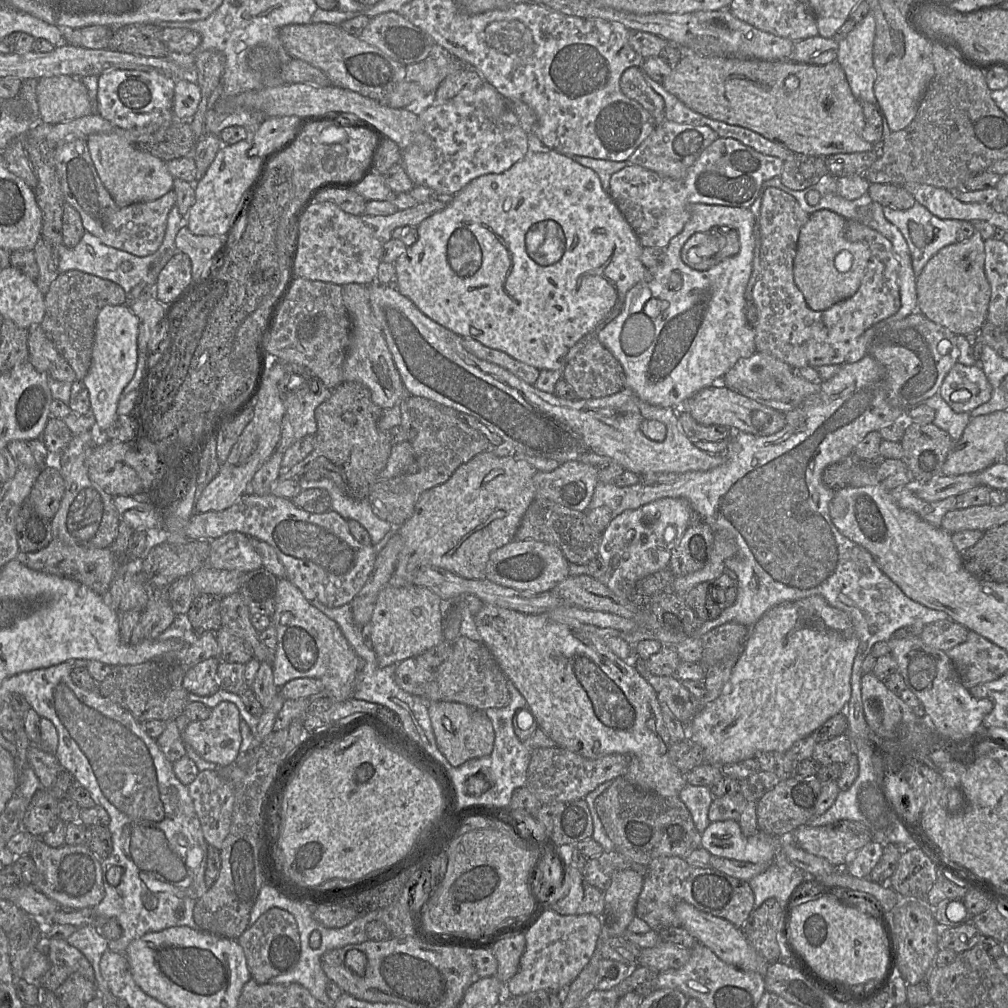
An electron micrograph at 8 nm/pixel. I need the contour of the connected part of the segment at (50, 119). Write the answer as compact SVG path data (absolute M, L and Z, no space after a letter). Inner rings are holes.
M60 75L39 79L36 99L43 123L58 124L92 114L87 88L77 77Z

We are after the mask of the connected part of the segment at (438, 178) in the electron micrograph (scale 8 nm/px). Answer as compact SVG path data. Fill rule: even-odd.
M485 83L475 91L463 91L446 103L435 103L419 109L421 131L413 142L401 151L404 170L414 186L433 189L440 198L452 198L472 180L486 174L508 170L528 153L528 134L523 130L508 102L491 85Z

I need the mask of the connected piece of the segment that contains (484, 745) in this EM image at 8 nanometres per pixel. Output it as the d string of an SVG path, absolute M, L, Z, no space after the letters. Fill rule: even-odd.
M428 702L428 713L438 749L449 763L458 767L465 762L488 756L492 753L495 741L493 725L484 711L459 702Z

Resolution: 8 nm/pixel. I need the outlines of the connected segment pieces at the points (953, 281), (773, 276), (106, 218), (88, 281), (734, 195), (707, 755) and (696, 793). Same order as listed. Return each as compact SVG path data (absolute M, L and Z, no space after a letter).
M975 231L969 239L945 246L928 261L916 280L921 313L956 335L979 333L986 322L991 287L985 274L984 242Z
M769 188L764 192L760 215L760 273L753 287L753 302L757 308L758 320L753 326L756 351L769 354L784 362L794 370L804 367L817 368L826 365L842 365L856 342L865 331L875 324L895 315L901 307L898 284L899 261L893 245L878 231L856 221L848 219L845 224L845 237L852 242L868 244L871 256L864 277L857 292L850 298L838 302L828 309L814 311L808 307L802 293L797 288L793 276L793 262L796 255L798 237L801 228L809 218L795 198L778 188Z
M81 138L59 143L55 150L55 164L64 201L79 213L86 232L106 246L138 257L151 255L159 249L165 235L168 214L176 205L173 189L154 201L118 207L96 172L86 140Z
M78 270L60 273L50 285L45 295L45 313L40 326L59 355L70 364L77 380L83 380L91 365L95 326L100 310L105 306L125 305L126 297L127 294L118 284Z
M718 137L699 155L681 179L661 176L629 164L610 178L609 195L643 247L664 249L689 219L691 204L750 208L765 181L780 176L784 161L762 154L734 138Z
M821 595L783 602L769 609L751 628L743 651L734 666L730 679L723 692L713 702L700 710L688 727L688 737L699 744L704 751L704 763L720 766L754 758L757 753L776 751L785 753L796 741L810 736L828 719L840 713L845 714L845 707L851 697L851 674L854 658L859 647L859 639L854 631L850 617L842 610L831 606Z
M686 784L679 793L679 798L690 811L698 832L703 833L710 824L708 811L713 800L711 788Z

